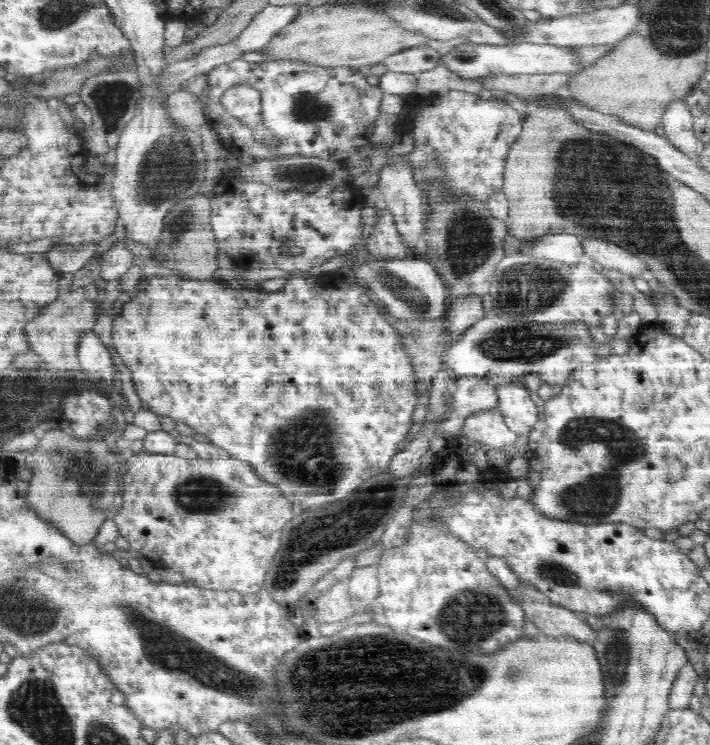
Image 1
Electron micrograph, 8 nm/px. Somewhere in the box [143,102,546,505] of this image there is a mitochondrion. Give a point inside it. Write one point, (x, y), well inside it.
(292, 453)

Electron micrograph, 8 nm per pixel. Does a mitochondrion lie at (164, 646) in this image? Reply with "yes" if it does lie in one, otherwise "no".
yes

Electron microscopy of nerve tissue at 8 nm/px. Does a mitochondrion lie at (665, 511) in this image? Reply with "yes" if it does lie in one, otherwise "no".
no

